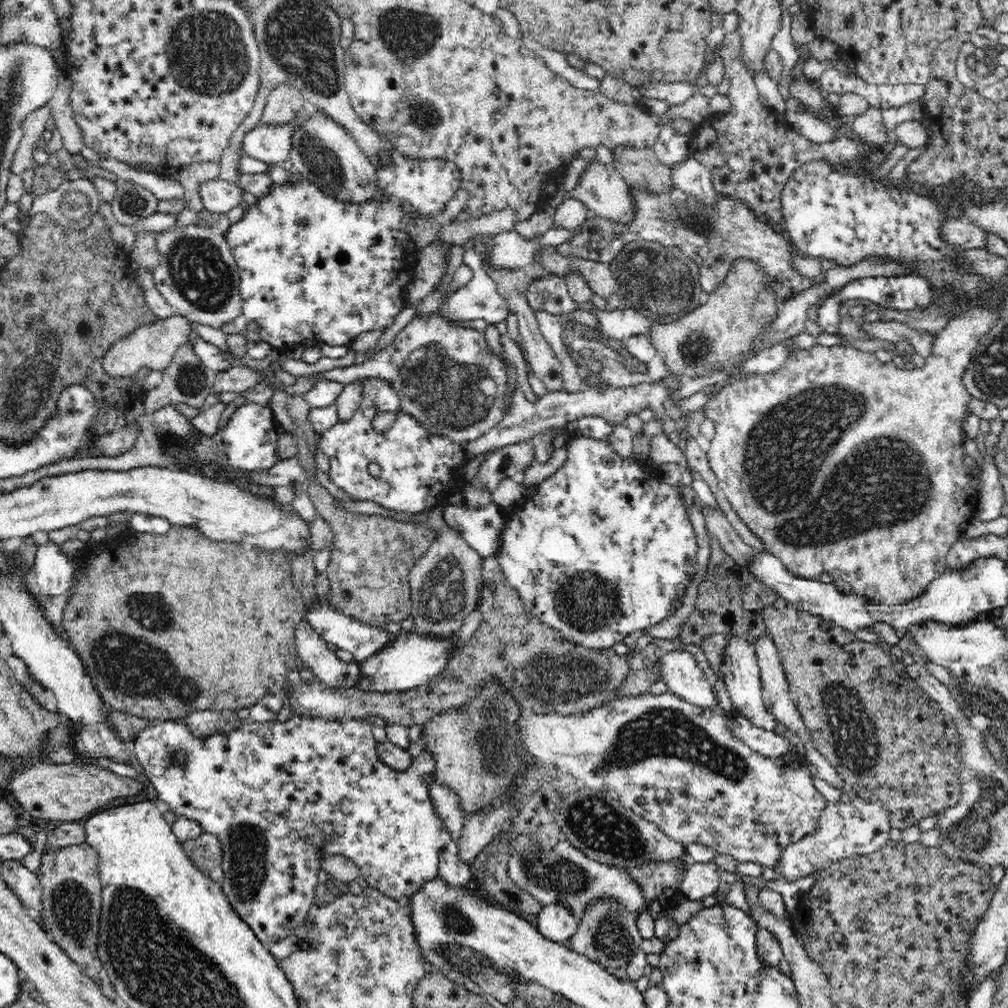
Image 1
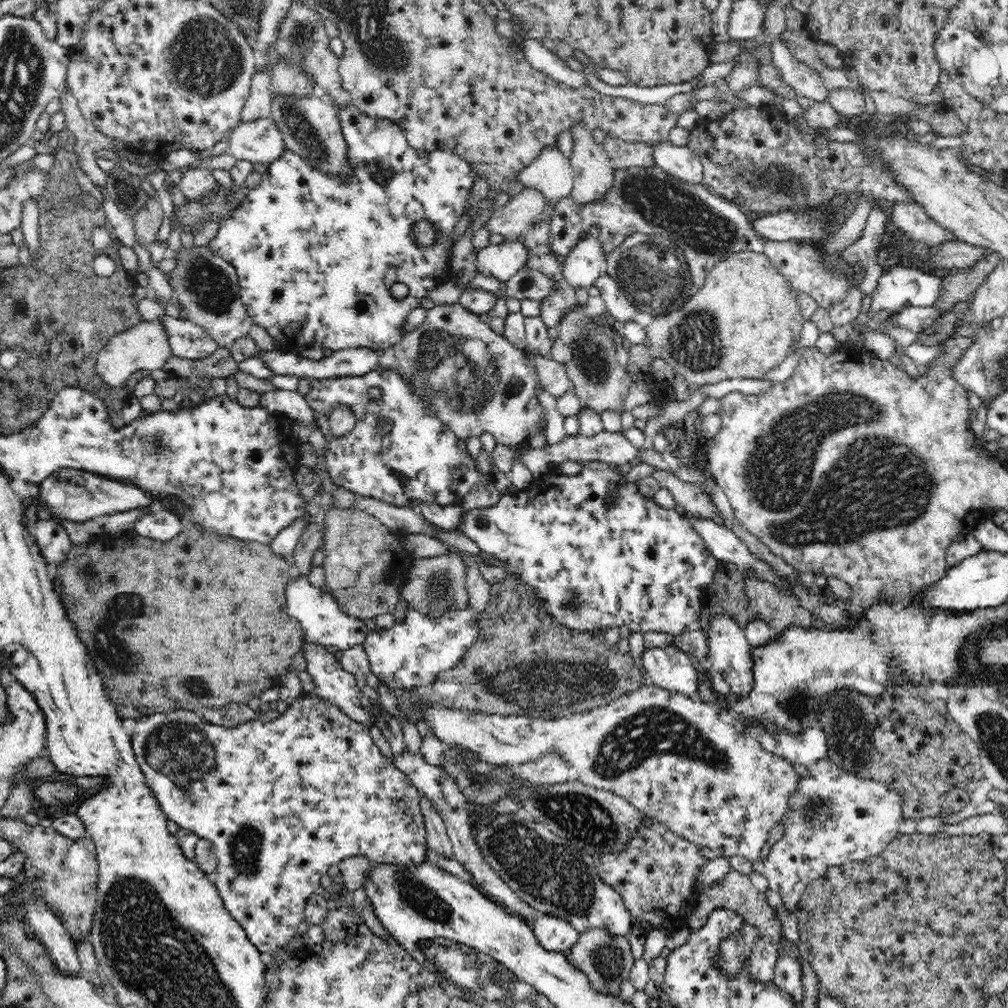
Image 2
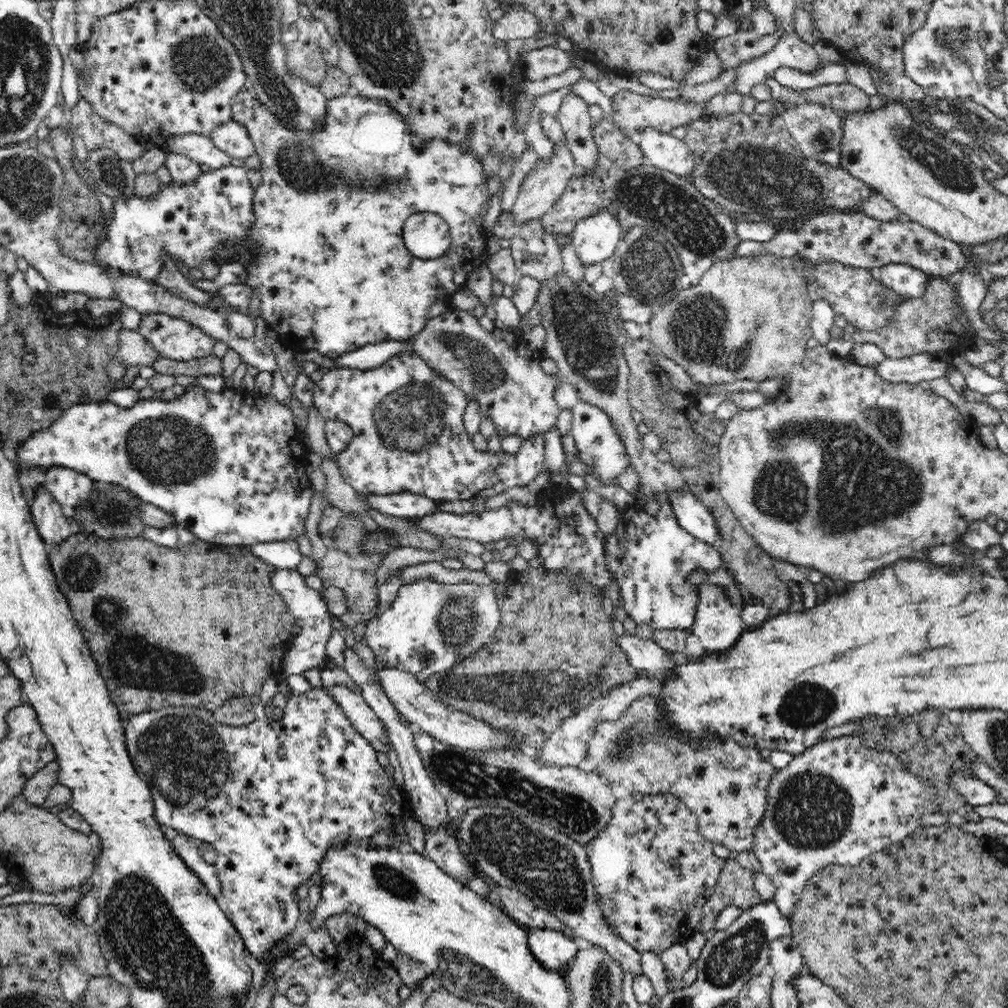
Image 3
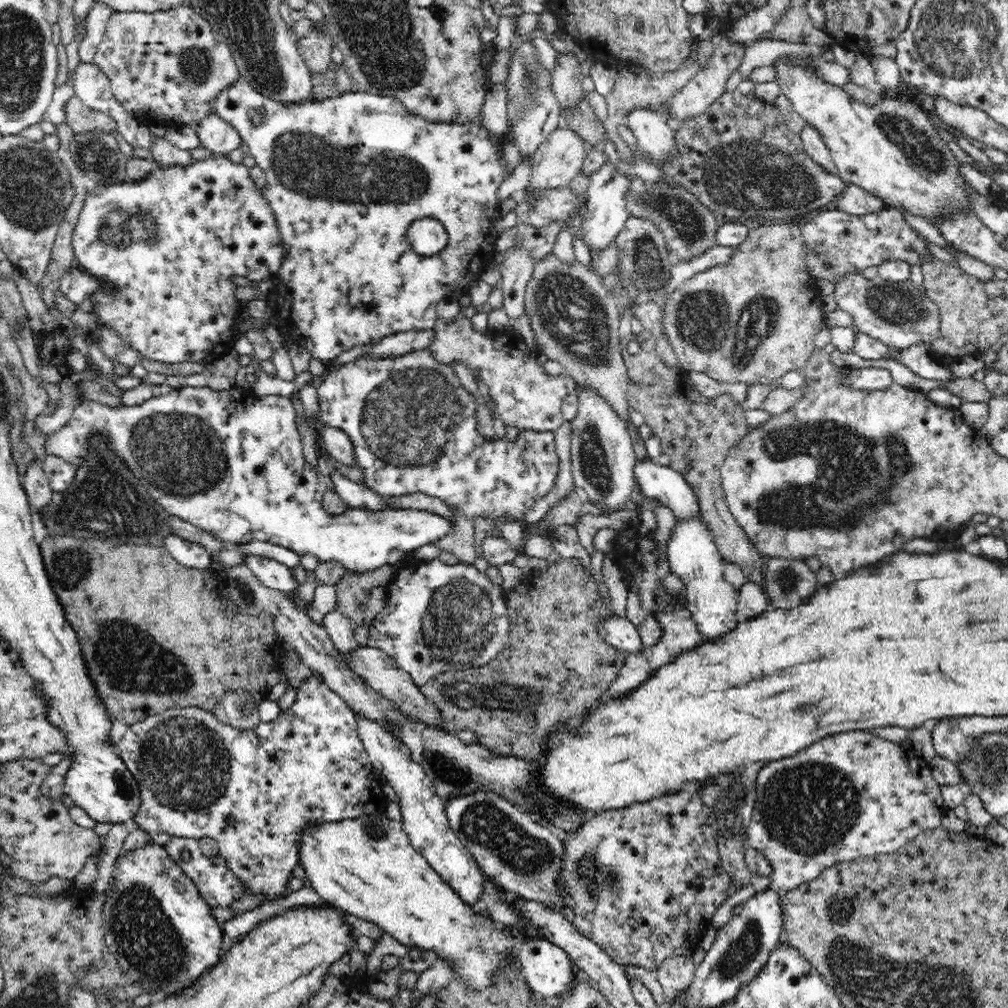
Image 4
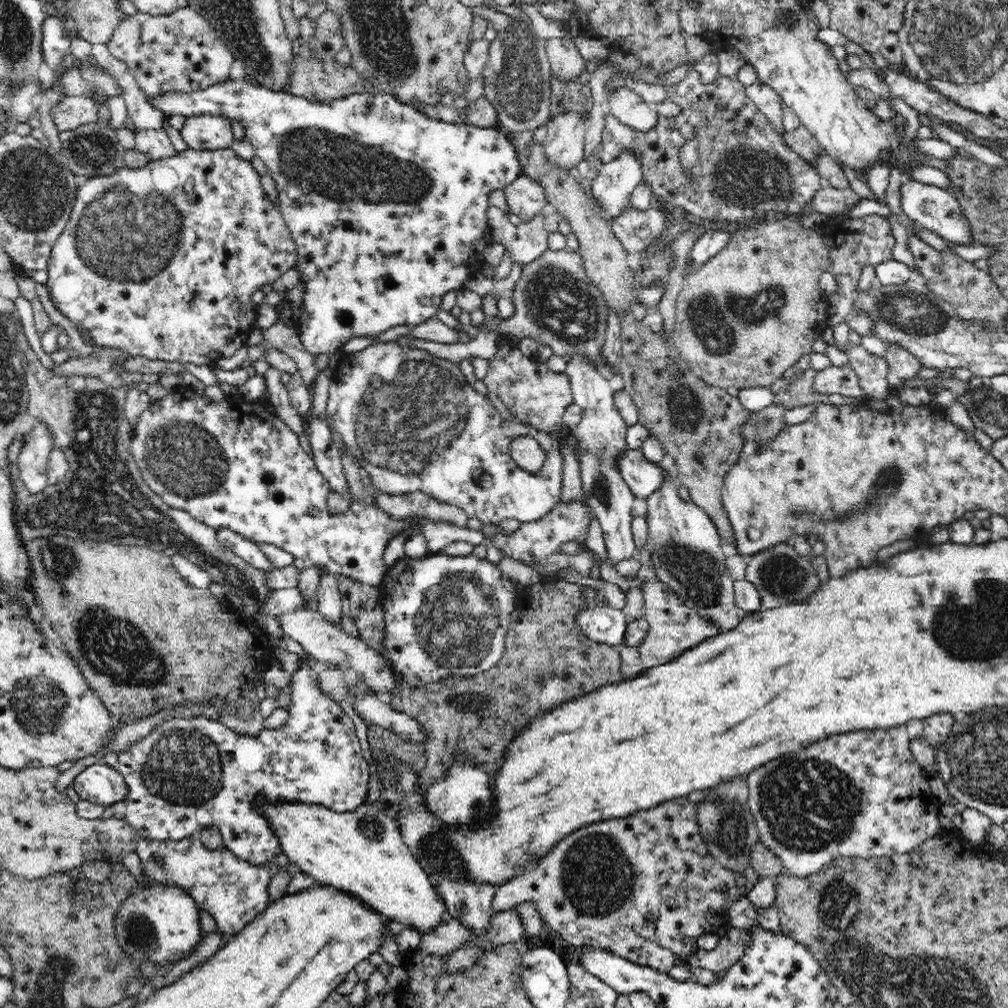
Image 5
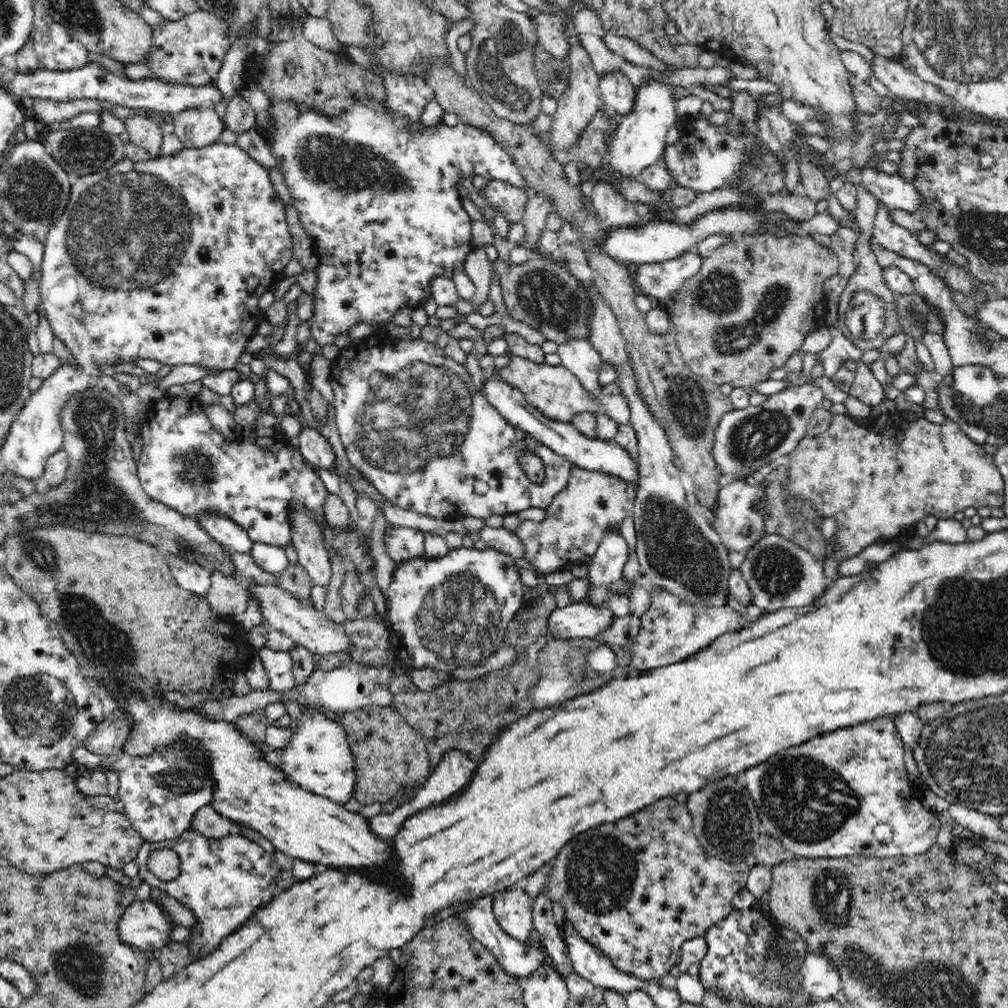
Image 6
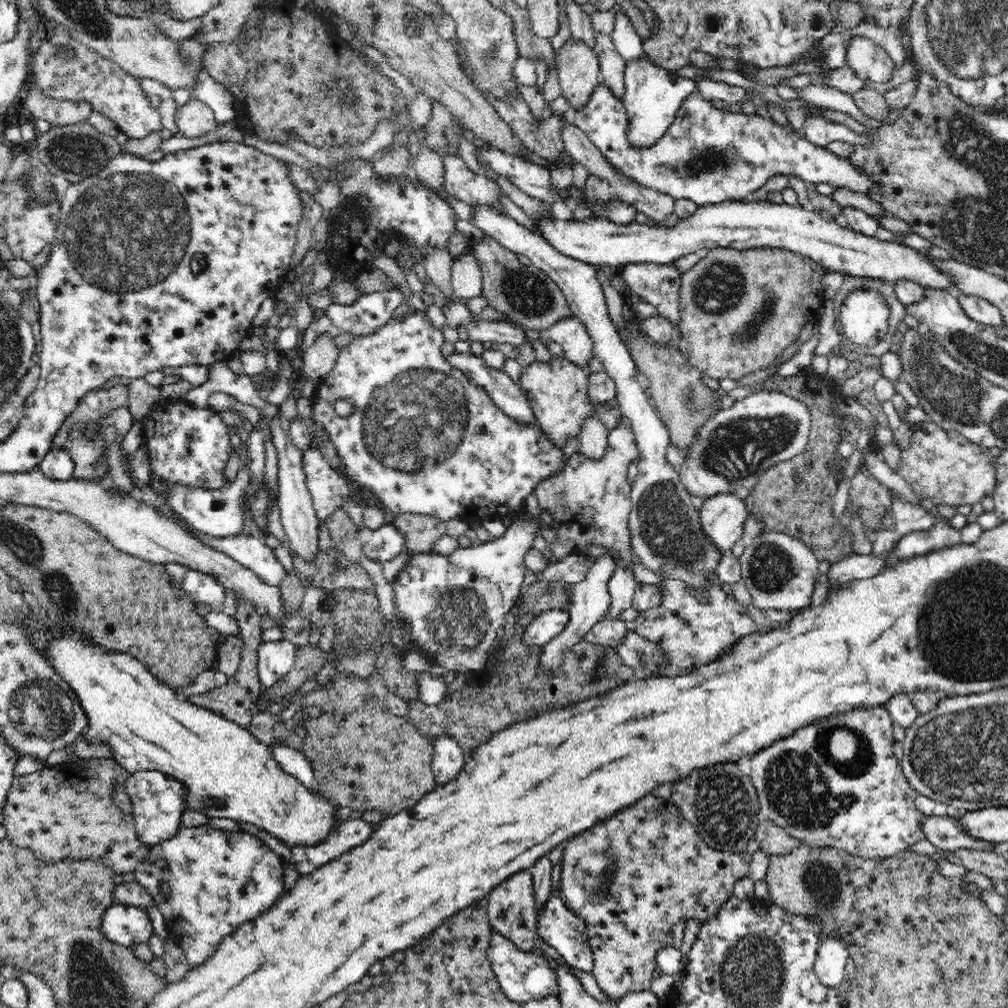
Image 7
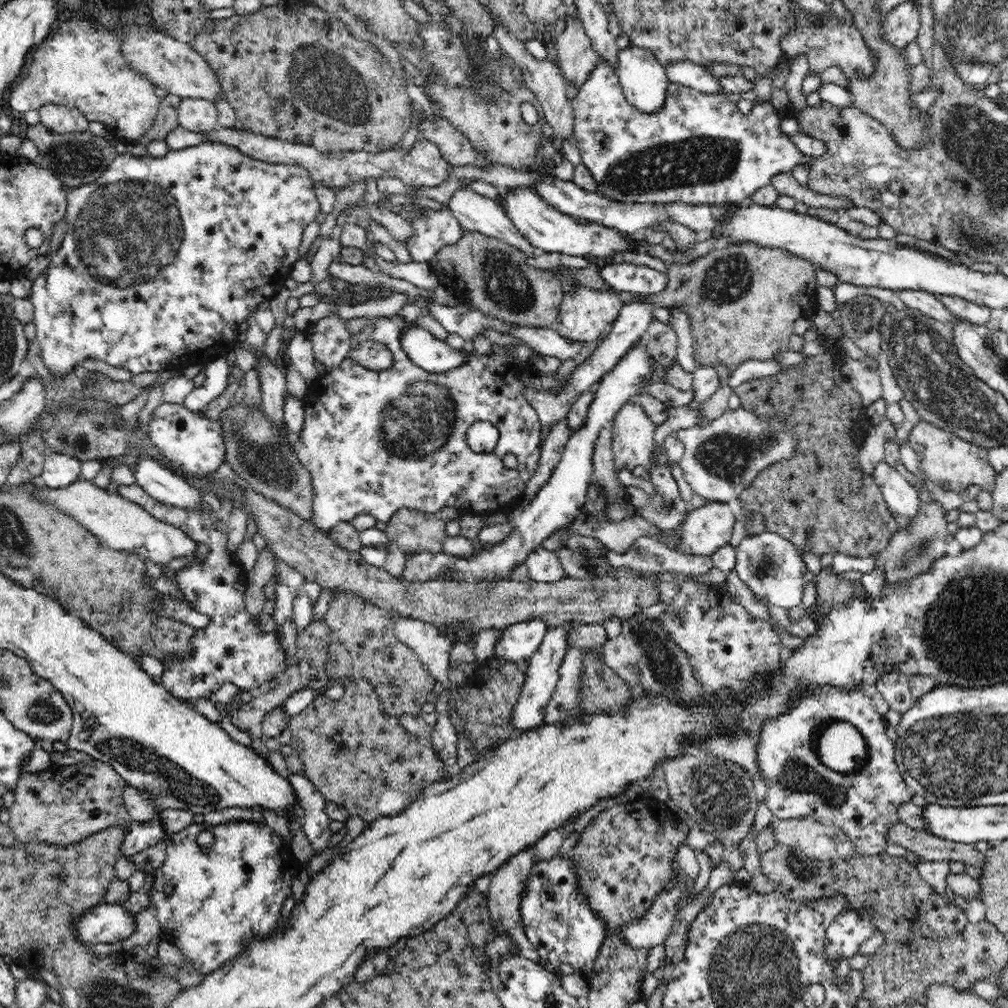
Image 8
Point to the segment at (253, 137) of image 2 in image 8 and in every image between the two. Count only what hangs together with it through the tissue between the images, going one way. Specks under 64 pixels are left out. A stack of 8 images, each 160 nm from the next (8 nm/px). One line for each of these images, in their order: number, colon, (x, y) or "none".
3: (232, 138)
4: (215, 134)
5: (204, 132)
6: (199, 127)
7: (195, 119)
8: (196, 115)

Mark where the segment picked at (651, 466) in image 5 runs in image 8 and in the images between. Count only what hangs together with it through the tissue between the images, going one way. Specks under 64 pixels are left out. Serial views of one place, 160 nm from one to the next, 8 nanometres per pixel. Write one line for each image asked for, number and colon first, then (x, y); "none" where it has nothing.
6: (565, 439)
7: (507, 395)
8: (429, 352)

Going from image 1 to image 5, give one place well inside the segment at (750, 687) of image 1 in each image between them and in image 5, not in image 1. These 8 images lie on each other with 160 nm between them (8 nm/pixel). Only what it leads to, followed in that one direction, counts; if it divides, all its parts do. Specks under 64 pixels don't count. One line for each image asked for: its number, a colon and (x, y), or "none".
2: (731, 654)
3: (719, 626)
4: (693, 555)
5: (686, 555)

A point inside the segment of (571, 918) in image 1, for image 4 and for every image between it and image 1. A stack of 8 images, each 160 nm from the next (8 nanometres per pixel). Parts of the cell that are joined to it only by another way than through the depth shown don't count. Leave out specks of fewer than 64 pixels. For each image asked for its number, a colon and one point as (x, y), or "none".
2: (552, 933)
3: (554, 948)
4: (548, 969)

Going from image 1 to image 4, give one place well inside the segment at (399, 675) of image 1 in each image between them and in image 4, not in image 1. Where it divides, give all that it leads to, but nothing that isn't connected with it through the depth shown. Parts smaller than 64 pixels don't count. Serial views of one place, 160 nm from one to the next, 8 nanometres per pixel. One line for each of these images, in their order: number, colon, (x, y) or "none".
2: (412, 653)
3: (430, 627)
4: (438, 618)

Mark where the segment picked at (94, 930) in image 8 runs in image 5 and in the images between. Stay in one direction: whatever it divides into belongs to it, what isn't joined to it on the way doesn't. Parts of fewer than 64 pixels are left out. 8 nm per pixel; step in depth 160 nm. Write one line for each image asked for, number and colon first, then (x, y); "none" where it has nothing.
5: (164, 931)
6: (144, 924)
7: (128, 925)

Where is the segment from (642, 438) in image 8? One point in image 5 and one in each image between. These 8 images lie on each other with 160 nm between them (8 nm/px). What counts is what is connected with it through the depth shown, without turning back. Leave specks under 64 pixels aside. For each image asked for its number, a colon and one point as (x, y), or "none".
5: (534, 540)
6: (575, 522)
7: (588, 501)

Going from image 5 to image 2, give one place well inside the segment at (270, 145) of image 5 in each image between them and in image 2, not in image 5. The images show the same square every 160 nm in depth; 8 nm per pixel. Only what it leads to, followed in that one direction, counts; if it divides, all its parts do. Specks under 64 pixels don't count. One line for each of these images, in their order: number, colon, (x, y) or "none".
2: (316, 257)
3: (330, 269)
4: (346, 176)

